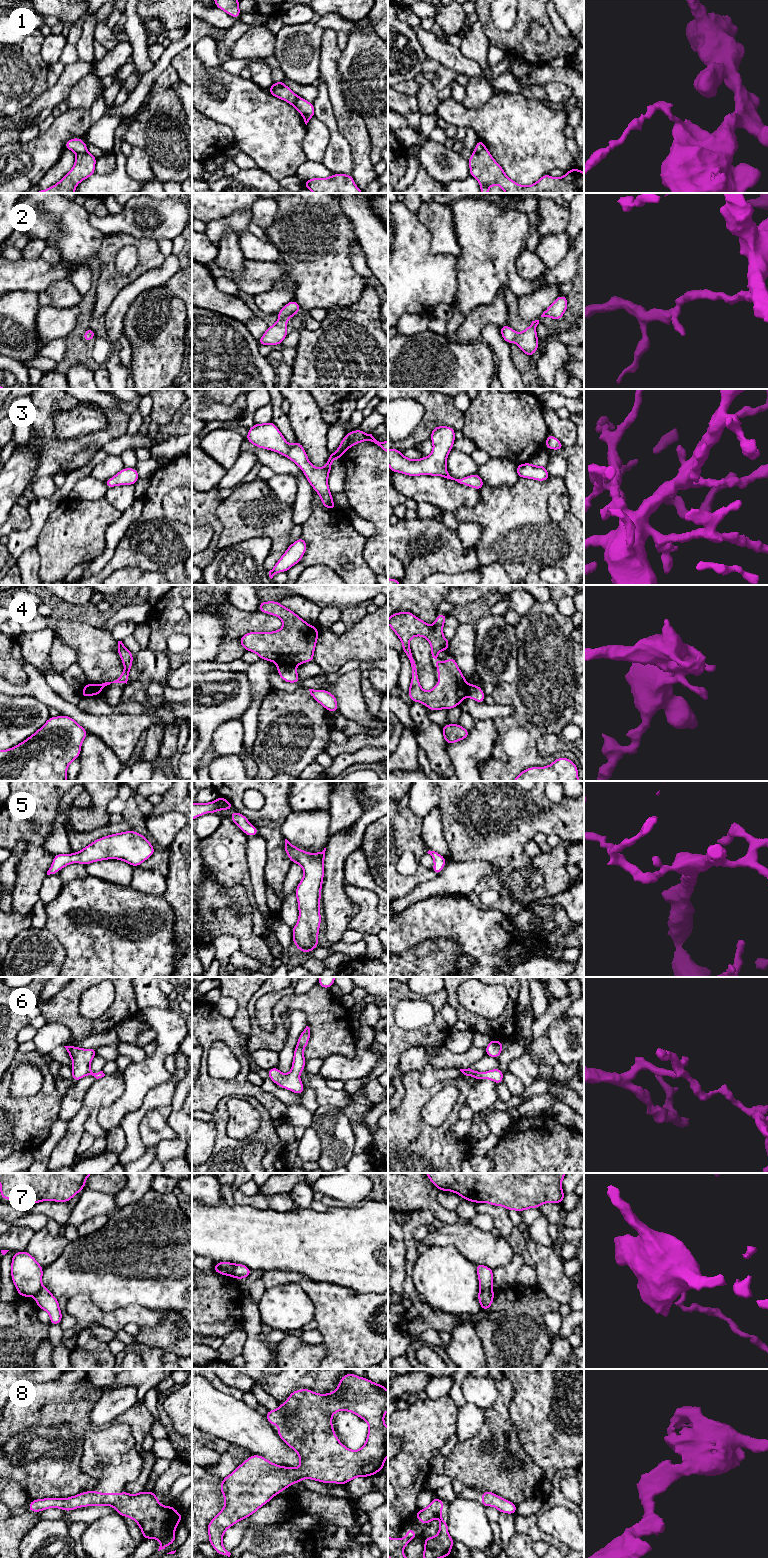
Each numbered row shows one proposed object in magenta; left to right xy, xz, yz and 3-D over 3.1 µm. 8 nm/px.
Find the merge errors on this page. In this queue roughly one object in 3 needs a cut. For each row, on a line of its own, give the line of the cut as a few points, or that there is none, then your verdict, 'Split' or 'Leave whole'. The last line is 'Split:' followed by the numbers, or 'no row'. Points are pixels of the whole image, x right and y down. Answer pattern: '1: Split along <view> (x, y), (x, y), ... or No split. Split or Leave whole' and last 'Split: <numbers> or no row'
1: Split along yz (485, 146), (479, 151), (474, 152). Split
2: No split. Leave whole
3: No split. Leave whole
4: Split along xz (278, 664), (293, 665), (295, 667). Split
5: No split. Leave whole
6: No split. Leave whole
7: Split along xz (235, 1264), (232, 1276). Split
8: No split. Leave whole
Split: 1, 4, 7

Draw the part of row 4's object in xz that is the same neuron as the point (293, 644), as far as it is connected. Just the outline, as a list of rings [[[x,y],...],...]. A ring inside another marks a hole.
[[[276,601],[260,602],[259,611],[279,617],[283,627],[273,632],[248,632],[244,634],[239,643],[246,651],[257,653],[259,658],[274,662],[277,665],[298,666],[314,659],[314,650],[319,636],[317,626],[309,625],[290,609]]]

